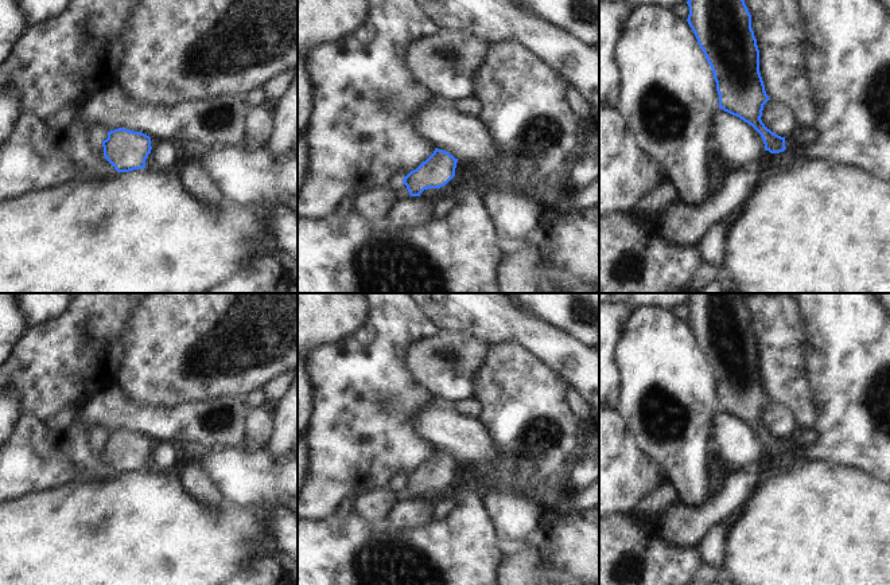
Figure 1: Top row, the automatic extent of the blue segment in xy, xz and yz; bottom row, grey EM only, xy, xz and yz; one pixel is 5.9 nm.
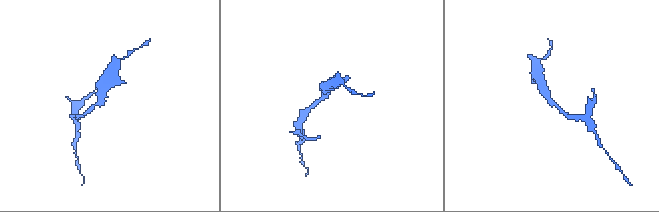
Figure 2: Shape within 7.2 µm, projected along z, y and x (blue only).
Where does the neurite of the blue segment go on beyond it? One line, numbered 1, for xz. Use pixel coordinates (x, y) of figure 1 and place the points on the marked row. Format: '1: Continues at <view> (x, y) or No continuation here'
1: No continuation here

